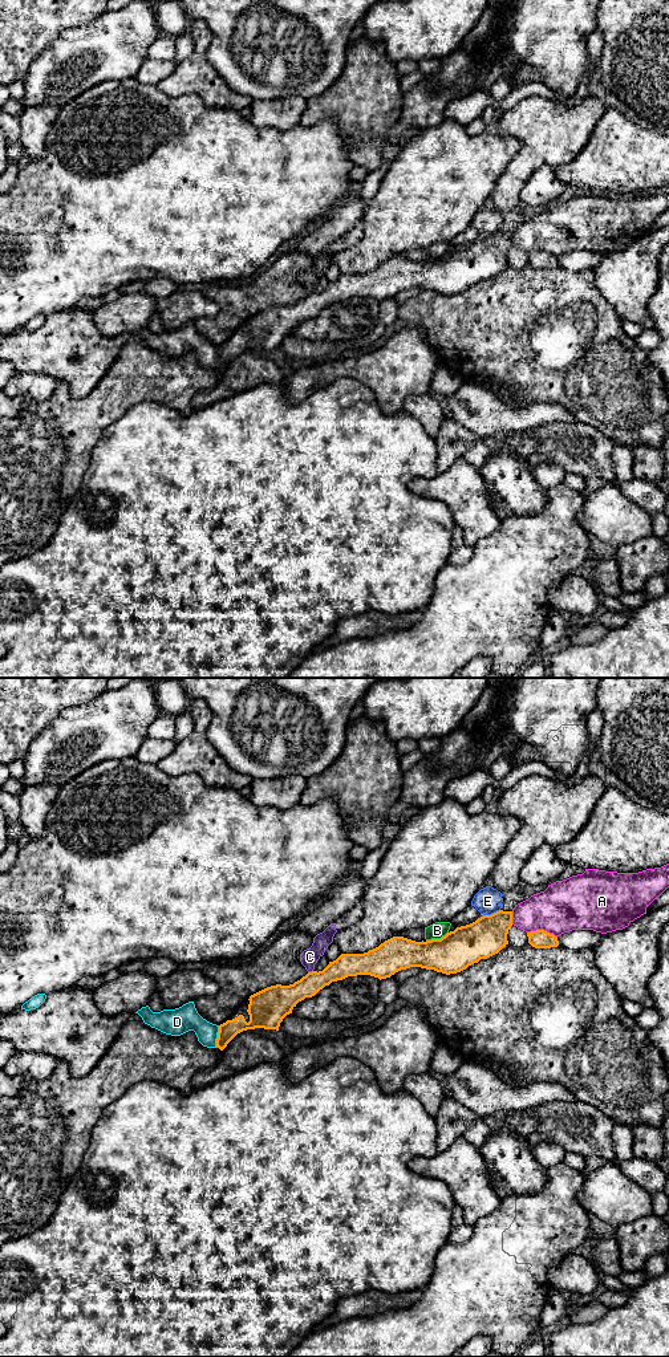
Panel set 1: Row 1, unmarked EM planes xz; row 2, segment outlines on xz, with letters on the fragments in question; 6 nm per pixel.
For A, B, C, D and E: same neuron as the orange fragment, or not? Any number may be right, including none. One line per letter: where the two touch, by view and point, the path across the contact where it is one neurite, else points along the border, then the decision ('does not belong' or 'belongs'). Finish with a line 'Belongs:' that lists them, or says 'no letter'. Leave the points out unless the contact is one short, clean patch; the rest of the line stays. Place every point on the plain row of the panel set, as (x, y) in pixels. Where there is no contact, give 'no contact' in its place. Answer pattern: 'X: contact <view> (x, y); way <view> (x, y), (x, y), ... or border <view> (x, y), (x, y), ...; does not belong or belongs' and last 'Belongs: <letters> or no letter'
A: contact xz (542, 251); does not belong
B: contact xz (437, 260); border xz (447, 252), (440, 259), (426, 261); does not belong
C: contact xz (309, 293); border xz (312, 291), (308, 293); does not belong
D: contact xz (218, 357); way xz (227, 352), (218, 357), (209, 356), (186, 338); belongs
E: contact xz (491, 235); does not belong
Belongs: D

